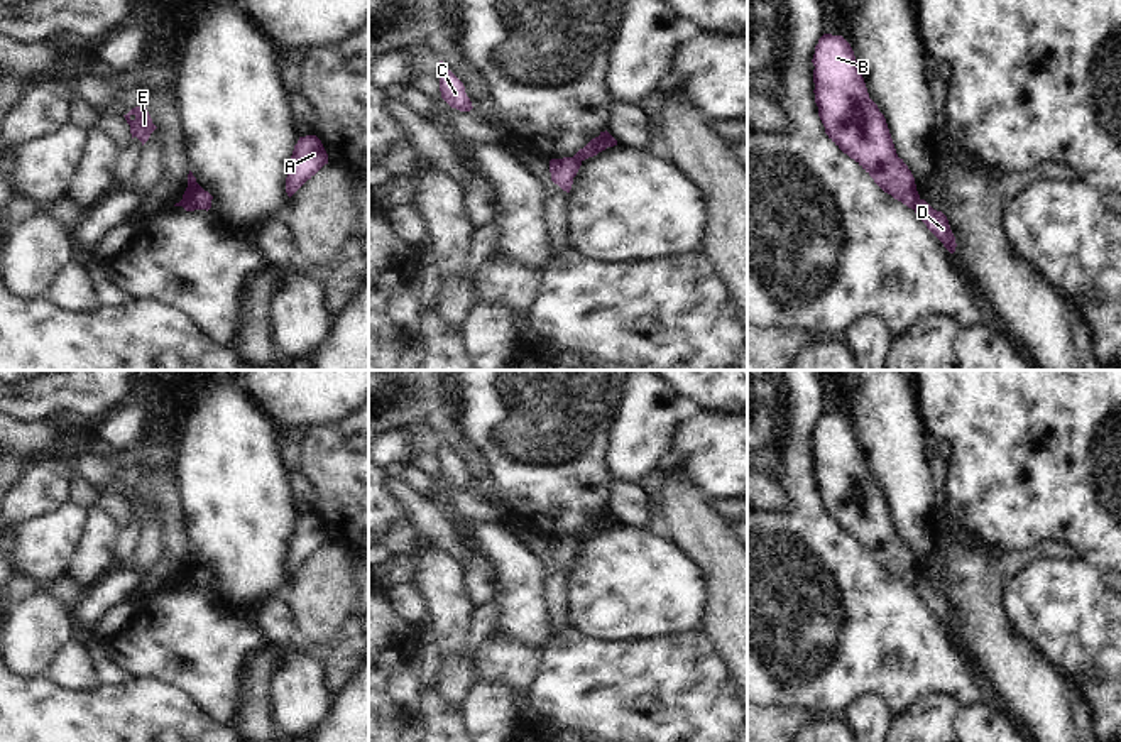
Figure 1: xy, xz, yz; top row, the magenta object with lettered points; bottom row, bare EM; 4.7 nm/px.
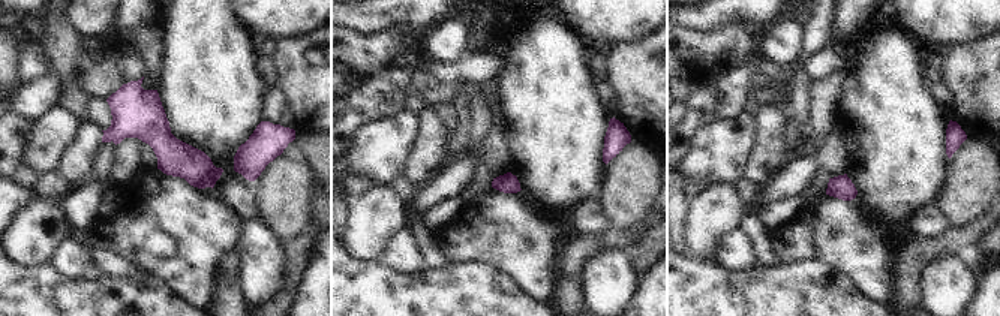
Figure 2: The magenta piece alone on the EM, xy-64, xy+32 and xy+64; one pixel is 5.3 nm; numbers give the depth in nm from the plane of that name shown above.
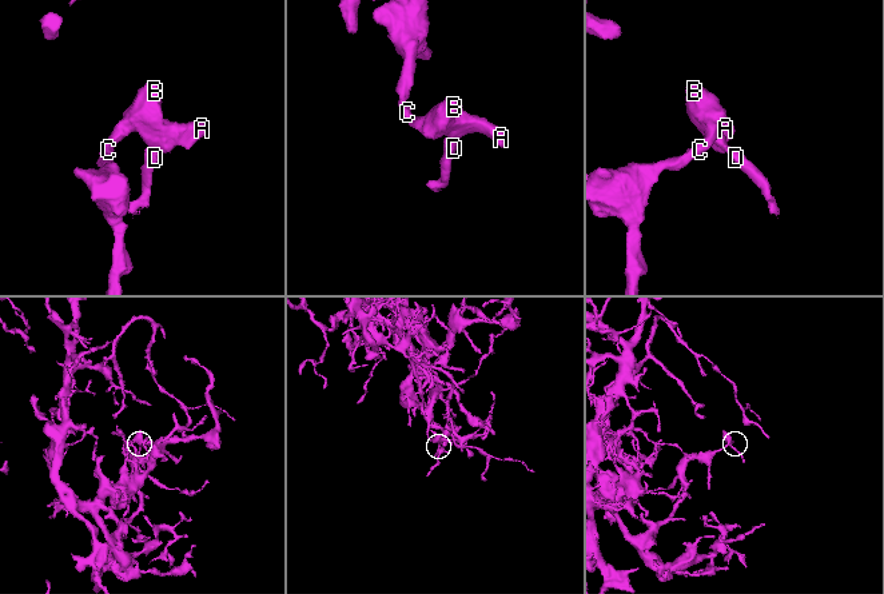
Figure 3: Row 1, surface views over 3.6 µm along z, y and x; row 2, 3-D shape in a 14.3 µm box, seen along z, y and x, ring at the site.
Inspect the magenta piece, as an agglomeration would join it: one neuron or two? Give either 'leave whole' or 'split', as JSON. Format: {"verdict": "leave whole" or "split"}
{"verdict": "split"}

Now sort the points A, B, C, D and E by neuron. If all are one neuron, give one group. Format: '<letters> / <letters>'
A B C E / D

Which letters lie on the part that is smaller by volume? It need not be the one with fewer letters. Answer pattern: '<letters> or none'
D

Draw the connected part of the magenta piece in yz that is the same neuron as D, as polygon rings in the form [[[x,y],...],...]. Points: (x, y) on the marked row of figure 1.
[[[918,199],[913,210],[927,228],[943,243],[943,247],[954,254],[957,243],[947,216],[942,211],[933,210],[925,199]]]

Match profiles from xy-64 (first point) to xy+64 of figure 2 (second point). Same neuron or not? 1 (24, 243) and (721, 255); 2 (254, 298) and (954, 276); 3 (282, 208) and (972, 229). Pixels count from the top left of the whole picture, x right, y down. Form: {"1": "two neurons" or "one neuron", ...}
{"1": "two neurons", "2": "one neuron", "3": "two neurons"}

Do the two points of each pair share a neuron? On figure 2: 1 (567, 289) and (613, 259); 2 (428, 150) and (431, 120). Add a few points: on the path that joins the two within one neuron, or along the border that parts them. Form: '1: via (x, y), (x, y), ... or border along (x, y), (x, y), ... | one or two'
1: border along (601, 250), (583, 267), (582, 300) | two
2: via (431, 143), (431, 128) | one

